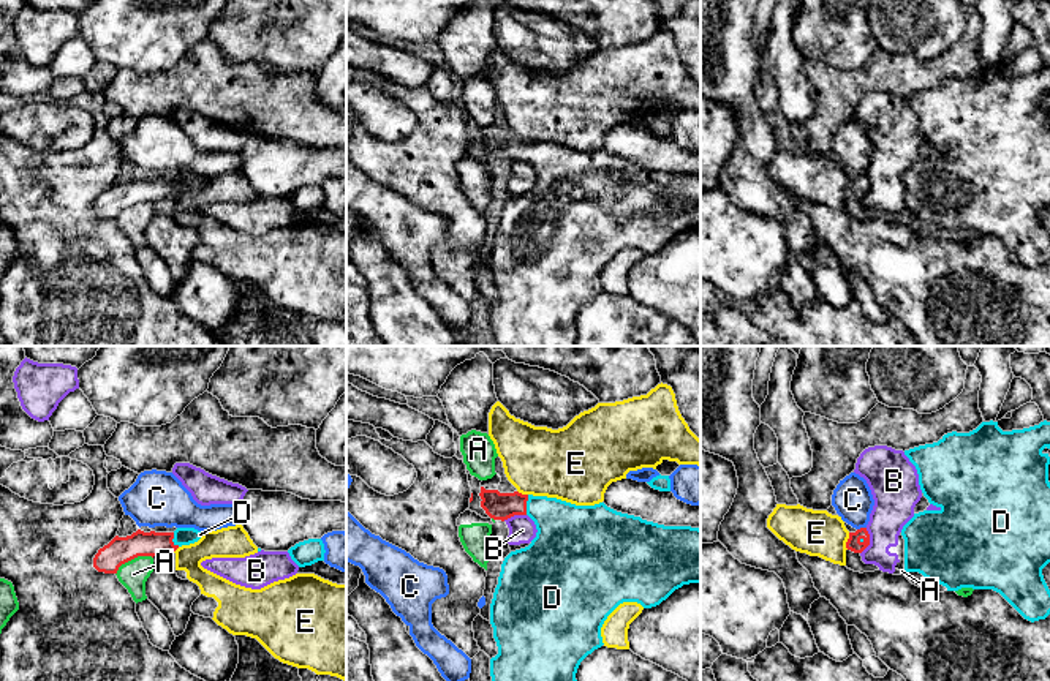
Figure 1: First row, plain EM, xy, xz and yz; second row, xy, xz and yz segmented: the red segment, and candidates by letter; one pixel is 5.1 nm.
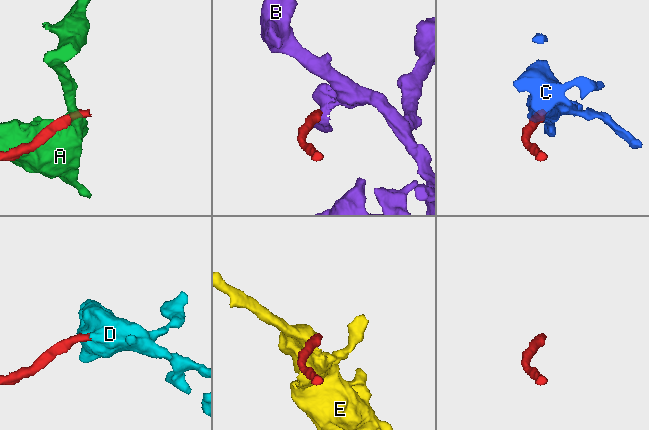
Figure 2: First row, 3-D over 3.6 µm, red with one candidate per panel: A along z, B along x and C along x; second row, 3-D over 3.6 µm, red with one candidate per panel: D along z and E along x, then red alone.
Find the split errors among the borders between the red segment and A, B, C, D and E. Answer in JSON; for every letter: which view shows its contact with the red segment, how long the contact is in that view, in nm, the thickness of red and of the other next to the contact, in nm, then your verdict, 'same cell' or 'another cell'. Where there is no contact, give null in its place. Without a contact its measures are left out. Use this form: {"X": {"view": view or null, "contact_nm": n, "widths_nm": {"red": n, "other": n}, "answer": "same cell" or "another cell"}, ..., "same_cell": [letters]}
{"A": {"view": "xy", "contact_nm": 220, "widths_nm": {"red": 140, "other": 140}, "answer": "another cell"}, "B": {"view": "yz", "contact_nm": 140, "widths_nm": {"red": 70, "other": 200}, "answer": "another cell"}, "C": {"view": "yz", "contact_nm": 50, "widths_nm": {"red": 70, "other": 200}, "answer": "another cell"}, "D": {"view": "xz", "contact_nm": 110, "widths_nm": {"red": 140, "other": 280}, "answer": "same cell"}, "E": {"view": "yz", "contact_nm": 90, "widths_nm": {"red": 70, "other": 240}, "answer": "another cell"}, "same_cell": ["D"]}

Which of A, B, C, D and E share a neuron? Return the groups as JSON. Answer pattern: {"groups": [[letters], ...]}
{"groups": [["A"], ["B"], ["C"], ["D"], ["E"]]}

